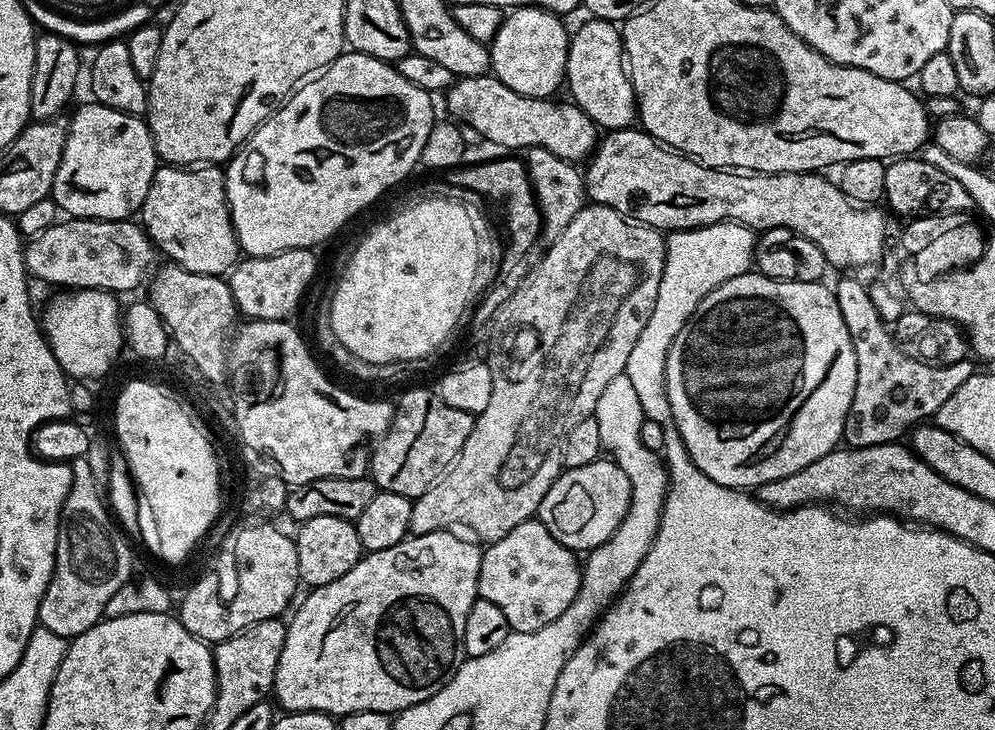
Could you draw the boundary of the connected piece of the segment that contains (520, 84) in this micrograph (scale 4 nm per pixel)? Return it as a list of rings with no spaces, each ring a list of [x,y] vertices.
[[[514,8],[505,15],[502,26],[498,26],[498,34],[494,34],[492,43],[490,45],[490,72],[491,75],[497,76],[499,80],[506,86],[510,86],[510,90],[514,90],[520,96],[529,96],[535,100],[547,100],[555,97],[556,91],[562,88],[566,80],[566,73],[568,71],[568,42],[570,39],[569,29],[564,29],[565,21],[557,16],[555,12],[548,12],[545,8]]]

